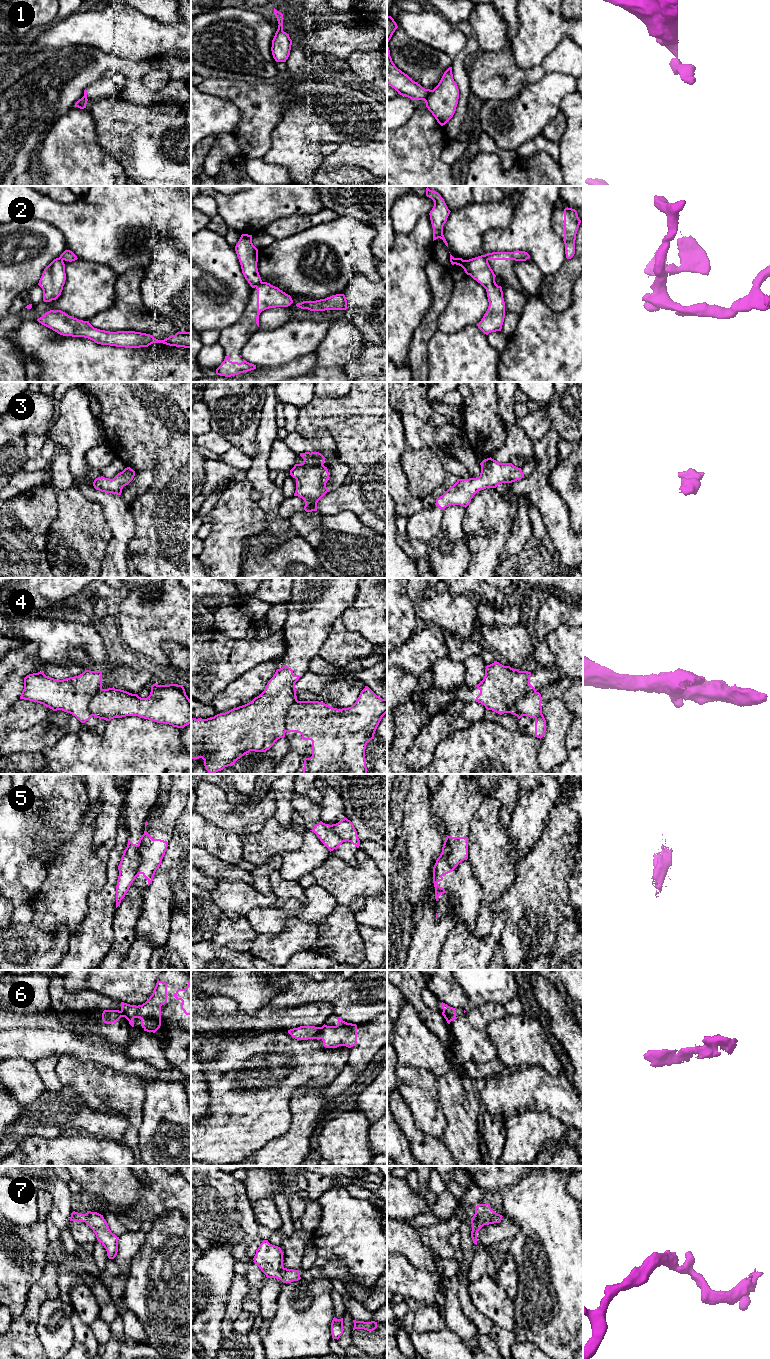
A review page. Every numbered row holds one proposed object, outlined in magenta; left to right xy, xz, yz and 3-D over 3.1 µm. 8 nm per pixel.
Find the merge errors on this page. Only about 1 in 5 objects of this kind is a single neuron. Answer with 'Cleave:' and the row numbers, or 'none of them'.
Cleave: 1, 2, 4, 5, 6

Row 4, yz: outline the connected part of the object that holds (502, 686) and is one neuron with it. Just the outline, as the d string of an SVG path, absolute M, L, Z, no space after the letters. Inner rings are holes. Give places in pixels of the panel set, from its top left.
M494 661L486 666L483 680L476 686L480 690L476 702L487 710L500 715L511 713L520 719L523 715L516 710L517 701L538 690L530 684L530 676L531 672L519 671Z

